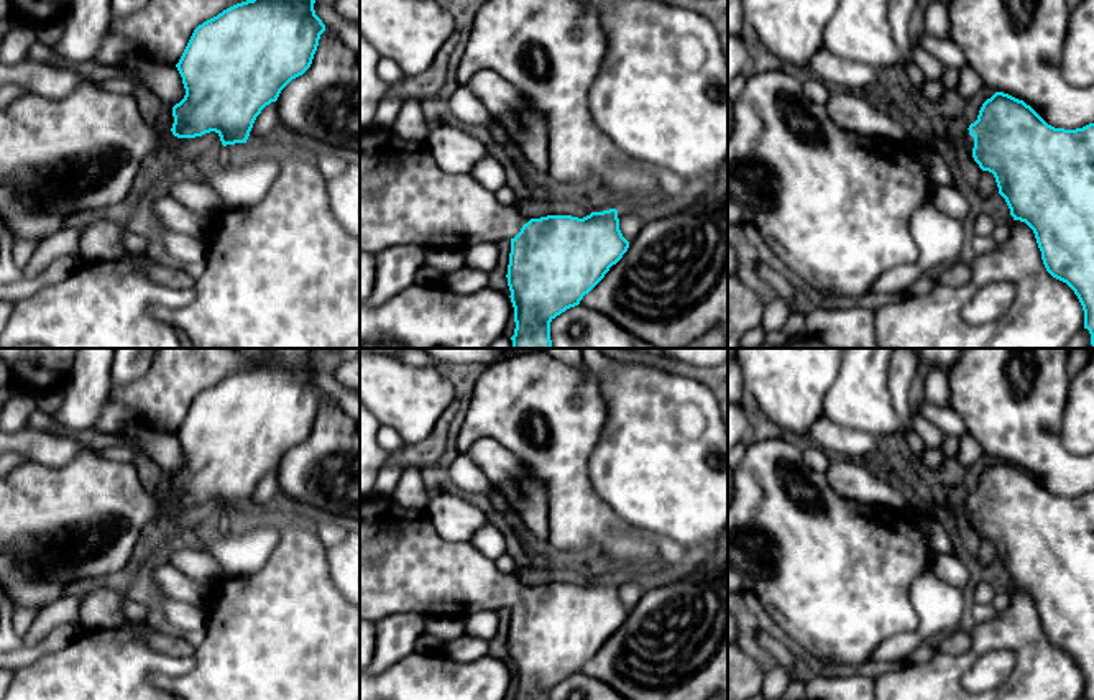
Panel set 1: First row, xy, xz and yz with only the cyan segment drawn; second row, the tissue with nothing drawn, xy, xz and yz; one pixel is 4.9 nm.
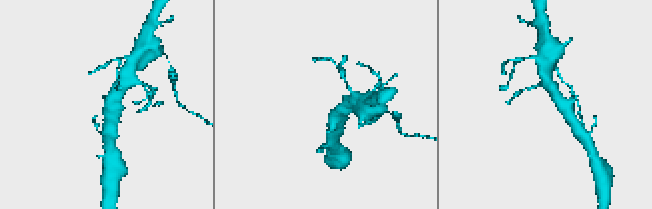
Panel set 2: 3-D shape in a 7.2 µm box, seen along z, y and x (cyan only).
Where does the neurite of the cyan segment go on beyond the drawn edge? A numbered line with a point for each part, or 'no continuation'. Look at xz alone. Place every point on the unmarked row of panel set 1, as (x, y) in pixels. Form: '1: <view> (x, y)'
1: xz (404, 566)

